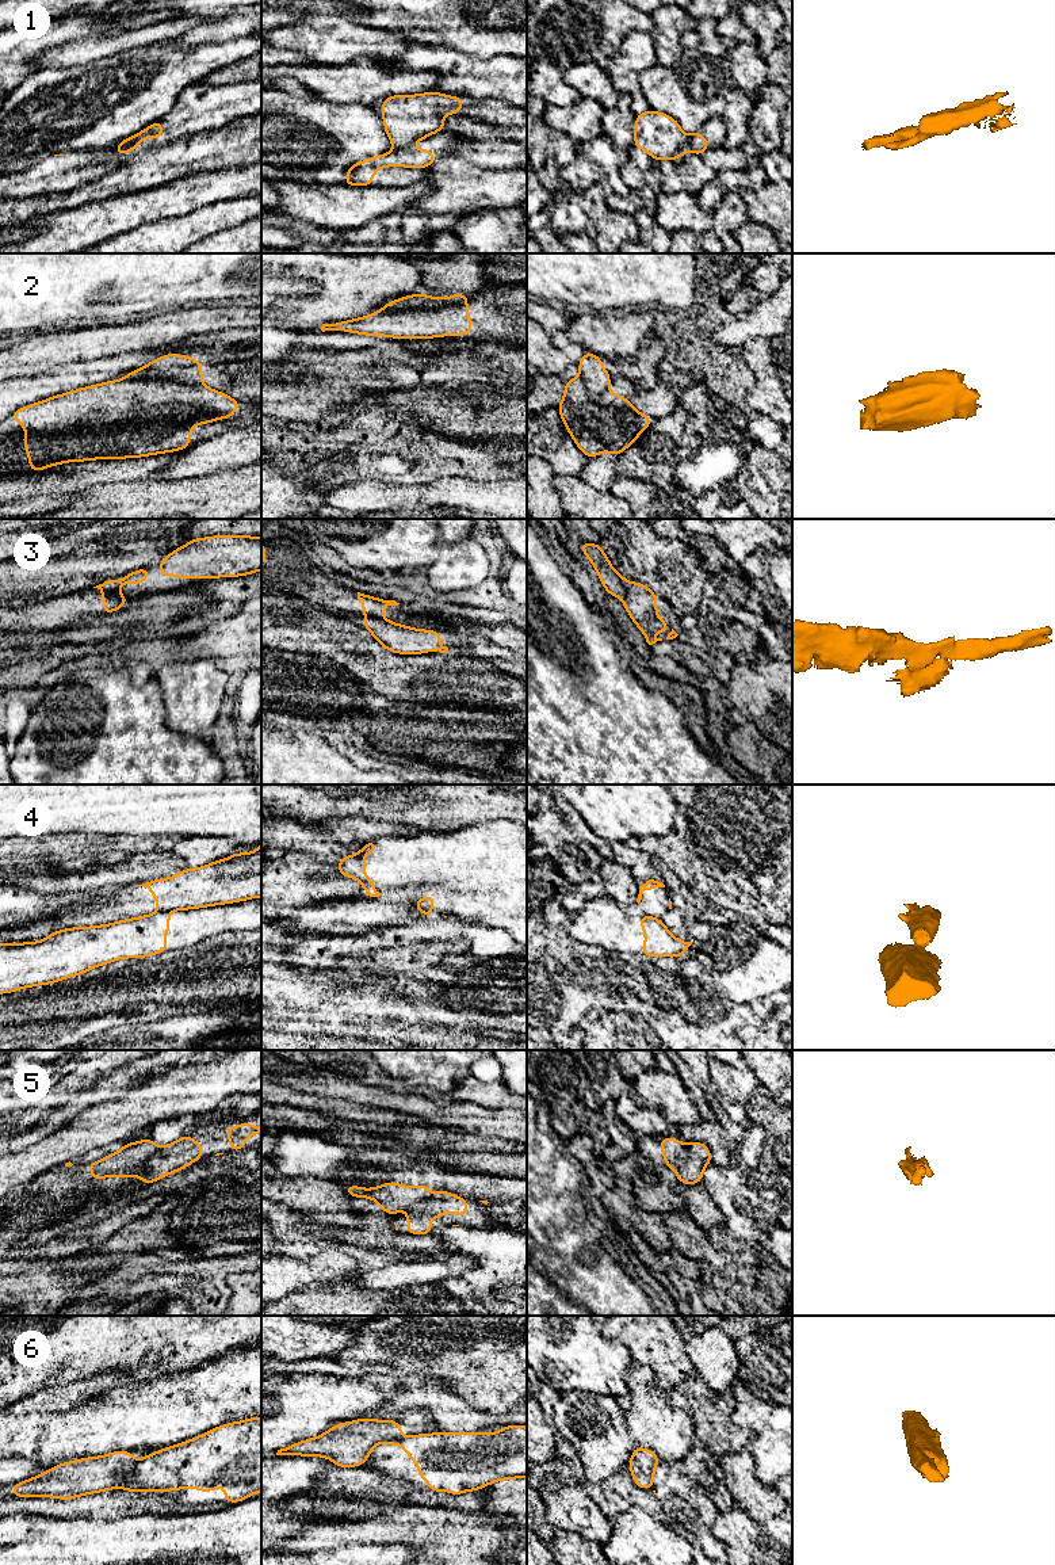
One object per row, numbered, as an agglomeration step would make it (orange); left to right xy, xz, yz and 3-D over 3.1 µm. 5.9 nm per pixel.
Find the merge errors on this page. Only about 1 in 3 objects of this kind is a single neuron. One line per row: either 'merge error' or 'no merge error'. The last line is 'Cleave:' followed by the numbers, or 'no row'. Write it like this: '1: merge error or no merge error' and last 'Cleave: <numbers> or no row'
1: merge error
2: merge error
3: merge error
4: merge error
5: merge error
6: merge error
Cleave: 1, 2, 3, 4, 5, 6

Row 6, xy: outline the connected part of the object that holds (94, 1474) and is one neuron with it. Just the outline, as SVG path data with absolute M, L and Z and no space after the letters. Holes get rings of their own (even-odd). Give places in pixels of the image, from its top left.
M114 1451L53 1466L50 1470L11 1486L16 1497L61 1500L122 1486L121 1474L134 1465L131 1451Z

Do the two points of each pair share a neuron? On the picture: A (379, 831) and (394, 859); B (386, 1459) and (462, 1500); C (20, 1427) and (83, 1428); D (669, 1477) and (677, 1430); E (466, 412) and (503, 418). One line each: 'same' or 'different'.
A: different
B: different
C: same
D: different
E: same

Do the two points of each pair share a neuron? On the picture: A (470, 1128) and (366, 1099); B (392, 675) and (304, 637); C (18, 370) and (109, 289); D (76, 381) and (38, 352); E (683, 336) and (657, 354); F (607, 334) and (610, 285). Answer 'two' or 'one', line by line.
A: one
B: one
C: two
D: two
E: two
F: two

